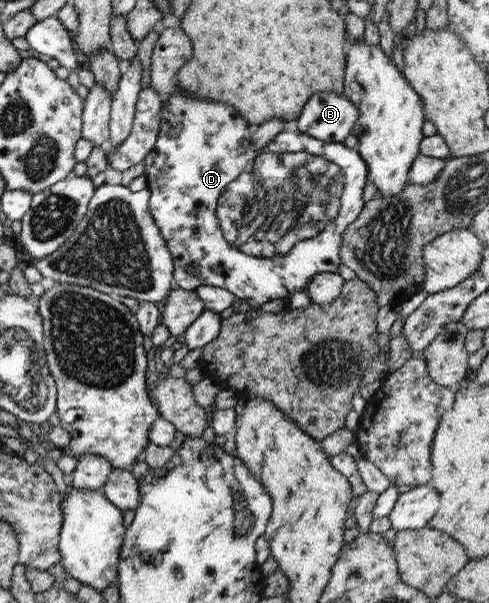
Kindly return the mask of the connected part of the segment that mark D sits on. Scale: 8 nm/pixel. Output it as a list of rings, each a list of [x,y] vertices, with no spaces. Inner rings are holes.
[[[175,85],[168,95],[167,101],[160,107],[158,134],[151,151],[143,158],[142,175],[146,179],[146,189],[149,190],[148,210],[159,235],[165,241],[165,247],[169,251],[173,261],[172,278],[174,287],[183,291],[195,290],[200,286],[212,286],[229,291],[235,299],[243,301],[252,309],[259,308],[262,304],[273,300],[287,301],[293,293],[304,291],[306,283],[320,273],[337,273],[340,265],[339,246],[341,246],[341,234],[345,228],[357,219],[364,201],[362,191],[366,182],[367,166],[359,157],[358,151],[347,148],[342,143],[325,143],[313,139],[310,135],[298,131],[282,131],[269,143],[255,149],[250,144],[250,134],[253,127],[249,127],[246,119],[243,119],[236,109],[230,105],[205,101],[197,96],[190,96],[186,91]],[[193,266],[198,274],[189,274],[187,268]]]

